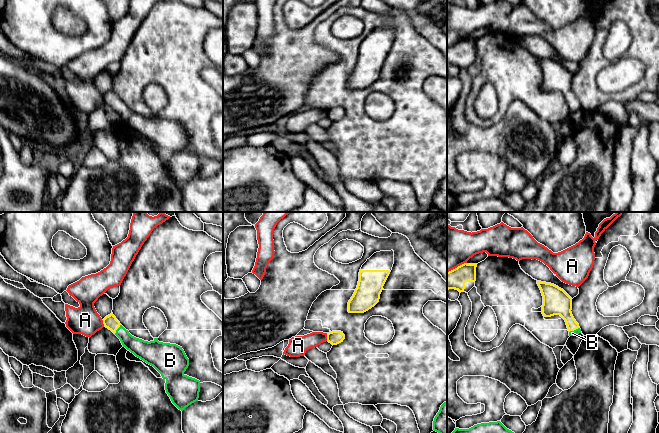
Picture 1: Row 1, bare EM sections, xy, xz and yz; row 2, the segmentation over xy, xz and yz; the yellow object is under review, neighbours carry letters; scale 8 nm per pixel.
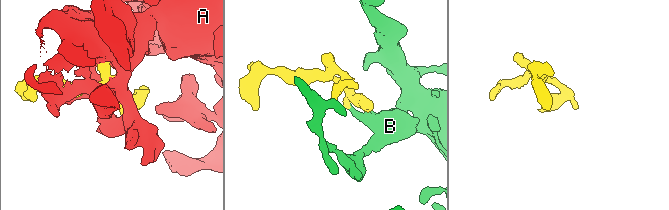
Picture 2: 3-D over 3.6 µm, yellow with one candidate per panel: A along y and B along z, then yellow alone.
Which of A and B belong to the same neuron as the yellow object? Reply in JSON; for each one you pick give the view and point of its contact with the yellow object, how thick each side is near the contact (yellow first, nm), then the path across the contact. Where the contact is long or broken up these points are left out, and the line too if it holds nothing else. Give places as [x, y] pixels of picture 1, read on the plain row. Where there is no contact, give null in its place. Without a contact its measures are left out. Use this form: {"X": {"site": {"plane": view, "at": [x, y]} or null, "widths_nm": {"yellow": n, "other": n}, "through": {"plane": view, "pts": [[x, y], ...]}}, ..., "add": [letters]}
{"B": {"site": {"plane": "yz", "at": [574, 105]}, "widths_nm": {"yellow": 190, "other": 50}, "through": {"plane": "yz", "pts": [[559, 78], [574, 105], [572, 109]]}}, "add": ["B"]}

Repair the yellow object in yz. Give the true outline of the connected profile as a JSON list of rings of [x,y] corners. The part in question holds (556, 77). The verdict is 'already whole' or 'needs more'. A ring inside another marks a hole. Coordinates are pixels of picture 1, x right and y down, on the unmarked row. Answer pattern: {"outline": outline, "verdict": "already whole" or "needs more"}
{"outline": [[[537,57],[543,72],[542,90],[545,93],[560,91],[566,98],[569,112],[581,109],[579,100],[572,91],[572,74],[558,62]]], "verdict": "needs more"}

